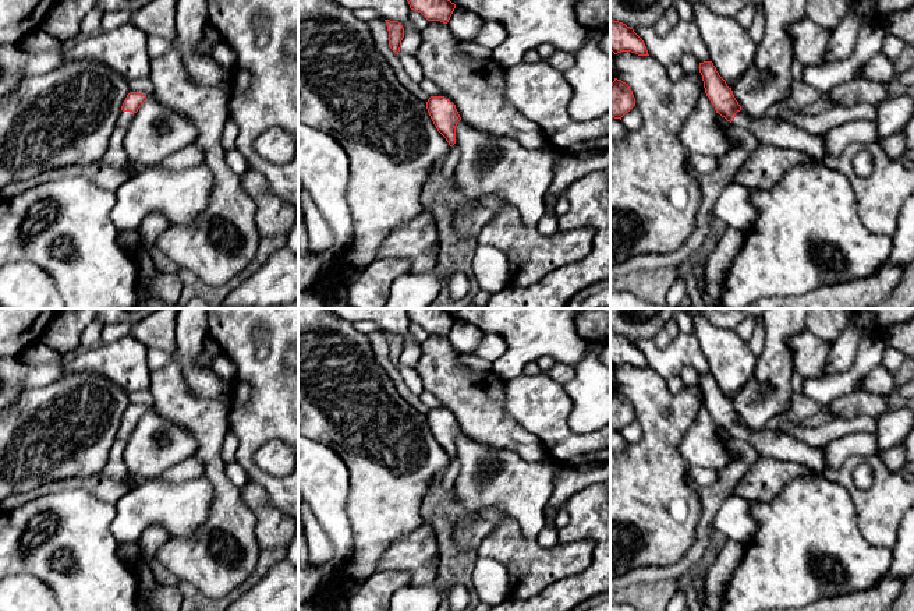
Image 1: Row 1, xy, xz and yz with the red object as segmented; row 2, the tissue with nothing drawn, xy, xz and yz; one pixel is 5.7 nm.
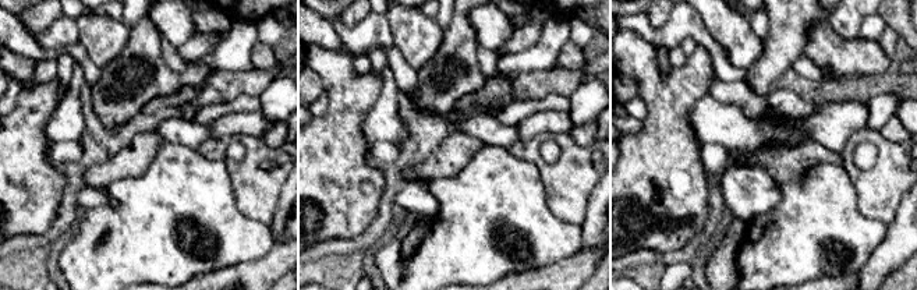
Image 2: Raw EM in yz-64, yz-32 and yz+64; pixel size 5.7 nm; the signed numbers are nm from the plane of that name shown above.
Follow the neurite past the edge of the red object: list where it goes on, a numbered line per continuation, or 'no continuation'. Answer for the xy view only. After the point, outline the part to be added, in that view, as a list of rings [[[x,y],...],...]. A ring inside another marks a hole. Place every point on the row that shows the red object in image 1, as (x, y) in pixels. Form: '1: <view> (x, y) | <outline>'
1: xy (126, 117) | [[[121,110],[120,117],[117,120],[117,126],[127,130],[130,127],[134,116],[135,116],[135,113],[132,113],[132,112],[123,112]]]

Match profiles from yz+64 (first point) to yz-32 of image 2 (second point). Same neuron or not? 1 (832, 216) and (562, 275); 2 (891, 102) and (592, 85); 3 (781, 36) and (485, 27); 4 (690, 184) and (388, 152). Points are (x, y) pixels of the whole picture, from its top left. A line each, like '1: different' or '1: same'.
1: different
2: same
3: different
4: different

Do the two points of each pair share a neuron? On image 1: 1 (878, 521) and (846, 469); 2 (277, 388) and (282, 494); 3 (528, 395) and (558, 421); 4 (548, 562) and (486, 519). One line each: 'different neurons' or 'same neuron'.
1: same neuron
2: same neuron
3: same neuron
4: different neurons

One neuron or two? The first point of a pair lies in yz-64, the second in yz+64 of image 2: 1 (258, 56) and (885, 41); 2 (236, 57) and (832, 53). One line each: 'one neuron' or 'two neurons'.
1: two neurons
2: two neurons

